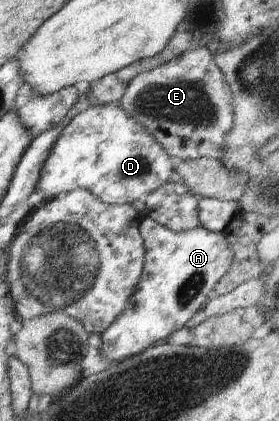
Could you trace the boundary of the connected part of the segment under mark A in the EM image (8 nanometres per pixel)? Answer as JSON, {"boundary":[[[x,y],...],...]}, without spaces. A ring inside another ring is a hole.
{"boundary":[[[143,215],[139,232],[146,250],[143,274],[132,295],[127,299],[123,312],[100,334],[101,342],[98,350],[107,366],[137,356],[153,345],[165,343],[173,332],[189,325],[192,316],[209,301],[209,292],[227,274],[233,264],[234,254],[226,236],[223,233],[208,231],[203,226],[184,233],[174,233],[156,220]]]}

